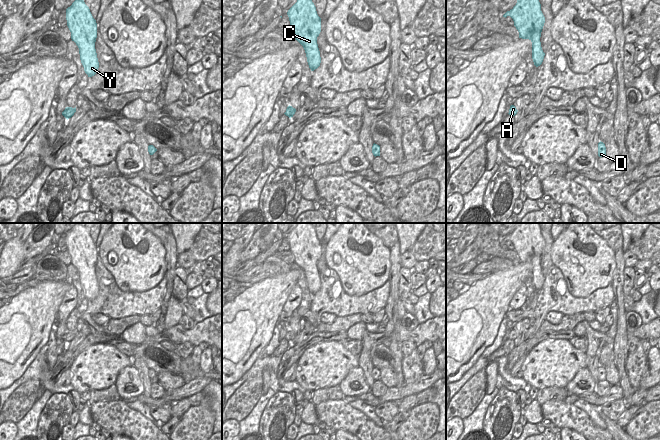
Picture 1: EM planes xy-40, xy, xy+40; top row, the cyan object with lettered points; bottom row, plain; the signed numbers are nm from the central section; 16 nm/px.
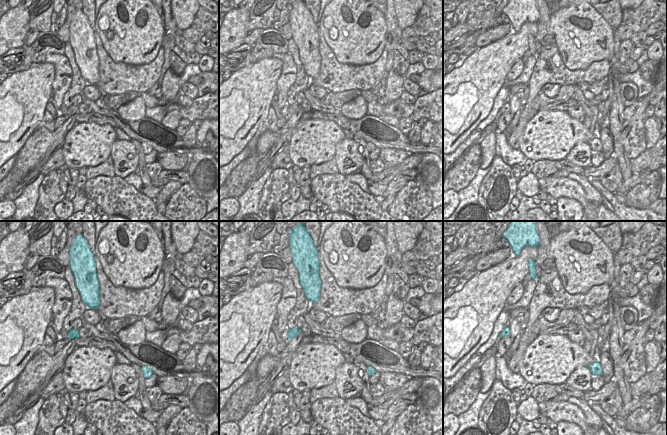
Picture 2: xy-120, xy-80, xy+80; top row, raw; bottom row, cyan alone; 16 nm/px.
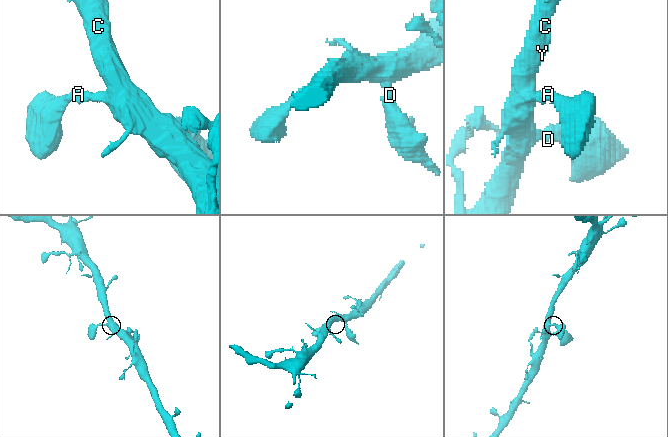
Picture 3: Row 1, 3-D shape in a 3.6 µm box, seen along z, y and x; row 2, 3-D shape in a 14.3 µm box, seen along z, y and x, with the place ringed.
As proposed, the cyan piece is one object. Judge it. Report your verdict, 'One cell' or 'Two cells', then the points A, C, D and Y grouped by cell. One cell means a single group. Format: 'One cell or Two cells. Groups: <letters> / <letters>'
One cell. Groups: A C D Y.

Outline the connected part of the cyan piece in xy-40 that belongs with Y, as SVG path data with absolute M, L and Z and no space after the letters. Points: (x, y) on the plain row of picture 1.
M76 223L66 233L67 250L71 263L79 272L80 284L88 301L94 300L99 292L95 273L97 247L84 223Z

